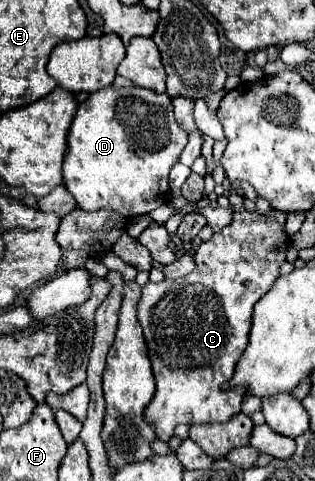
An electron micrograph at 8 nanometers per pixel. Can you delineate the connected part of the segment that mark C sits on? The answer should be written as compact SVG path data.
M247 209L243 211L237 211L233 213L233 219L229 223L229 227L221 229L219 233L213 235L211 241L205 241L199 245L197 253L195 253L195 269L183 277L183 279L163 279L161 283L147 283L143 287L143 297L139 301L139 321L141 321L141 327L143 327L143 333L145 333L145 341L147 341L147 347L149 347L149 359L151 359L151 365L153 365L153 375L155 375L155 381L157 381L157 391L155 391L155 397L151 399L151 403L145 407L145 419L147 423L153 425L153 431L157 435L157 439L161 441L169 441L173 437L173 431L179 423L185 423L185 425L191 425L191 423L215 423L215 421L229 421L235 413L241 411L241 403L243 403L243 397L245 397L245 389L243 387L235 387L235 389L229 389L229 391L221 391L221 383L227 383L235 371L235 365L241 357L241 353L245 351L247 343L249 343L249 331L251 331L251 317L253 317L253 305L271 289L271 285L275 283L275 279L279 277L279 267L287 261L285 259L285 253L287 253L287 247L289 247L289 235L285 233L285 221L287 221L287 213L283 211L277 211L277 209L271 209L267 215L261 215L257 209L251 213Z

